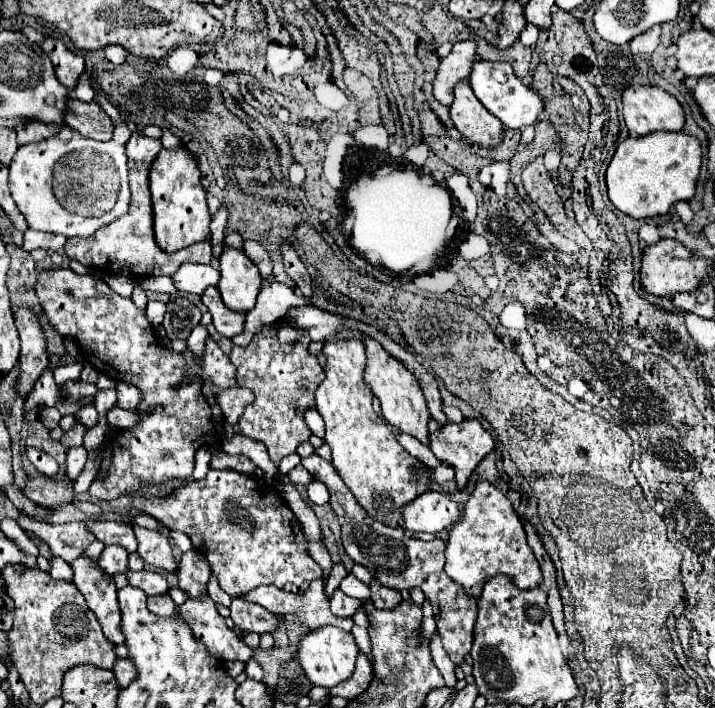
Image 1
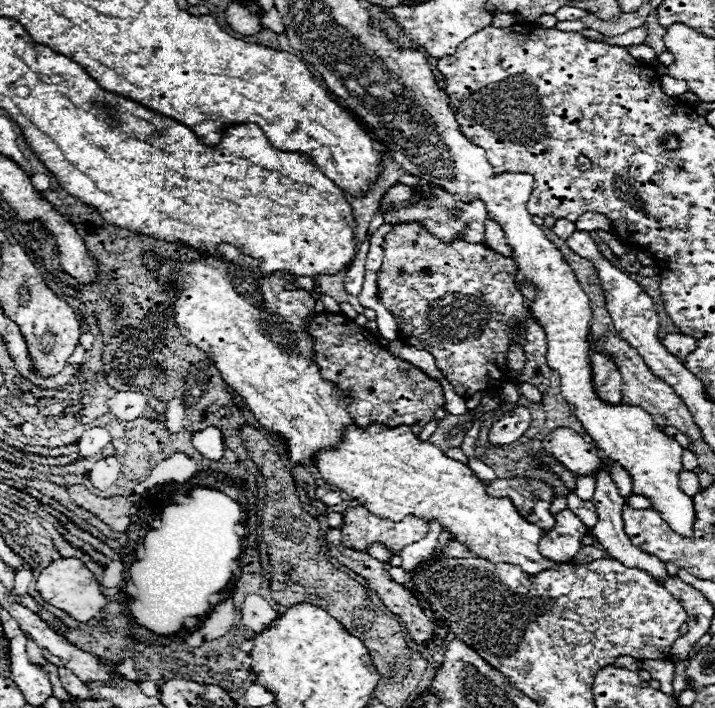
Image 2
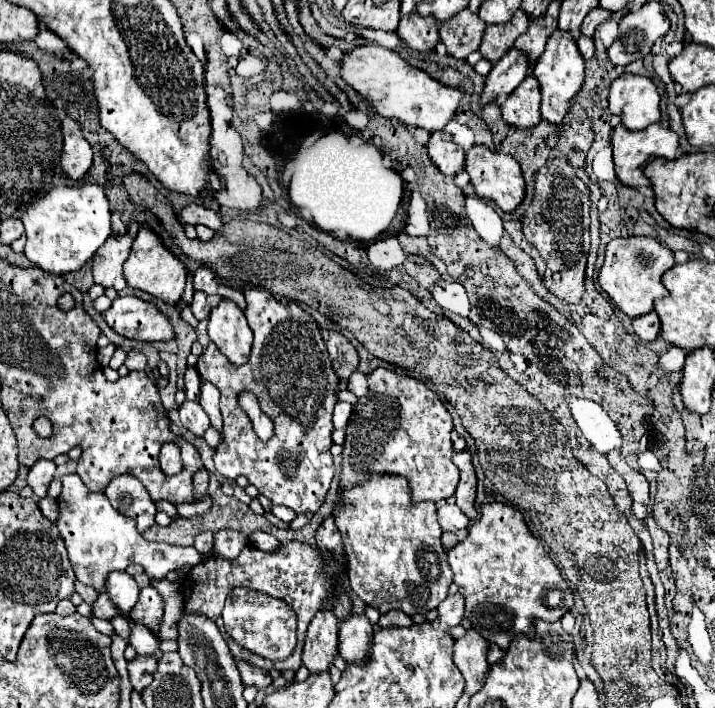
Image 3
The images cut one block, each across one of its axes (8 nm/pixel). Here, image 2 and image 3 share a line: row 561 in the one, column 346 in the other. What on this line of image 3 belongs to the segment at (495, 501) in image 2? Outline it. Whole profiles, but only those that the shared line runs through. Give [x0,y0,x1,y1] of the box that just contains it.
[334,474,452,616]

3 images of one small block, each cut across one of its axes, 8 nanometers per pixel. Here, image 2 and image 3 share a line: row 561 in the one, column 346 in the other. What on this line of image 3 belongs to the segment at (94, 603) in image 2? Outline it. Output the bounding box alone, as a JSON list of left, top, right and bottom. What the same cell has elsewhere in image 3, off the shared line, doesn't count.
[342,46,464,132]

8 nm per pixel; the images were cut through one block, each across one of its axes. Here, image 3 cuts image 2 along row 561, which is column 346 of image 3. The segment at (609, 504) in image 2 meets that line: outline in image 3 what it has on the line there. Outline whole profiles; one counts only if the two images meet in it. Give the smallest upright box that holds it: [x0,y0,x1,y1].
[338,614,372,664]

